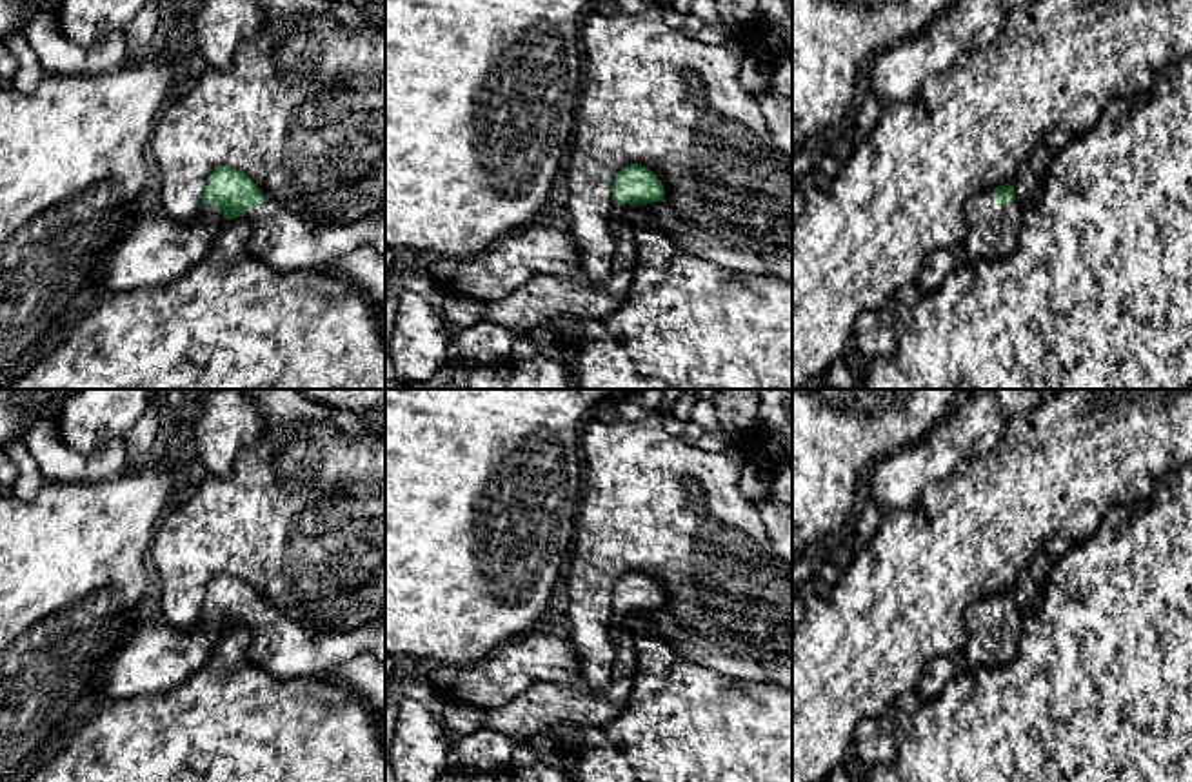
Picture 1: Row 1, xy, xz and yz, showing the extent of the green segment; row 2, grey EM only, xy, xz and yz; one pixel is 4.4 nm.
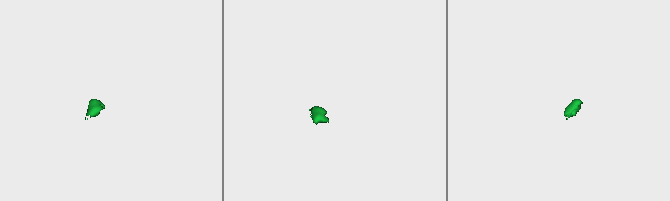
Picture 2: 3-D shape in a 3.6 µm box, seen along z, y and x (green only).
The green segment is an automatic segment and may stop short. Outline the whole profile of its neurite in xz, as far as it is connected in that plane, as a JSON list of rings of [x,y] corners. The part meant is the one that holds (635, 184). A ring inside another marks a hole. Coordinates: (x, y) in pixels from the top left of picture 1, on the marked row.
[[[641,164],[625,165],[612,182],[612,206],[609,211],[612,226],[623,224],[631,207],[652,202],[665,202],[661,182]]]

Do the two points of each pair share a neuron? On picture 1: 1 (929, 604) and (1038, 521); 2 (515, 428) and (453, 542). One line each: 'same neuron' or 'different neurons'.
1: same neuron
2: same neuron

